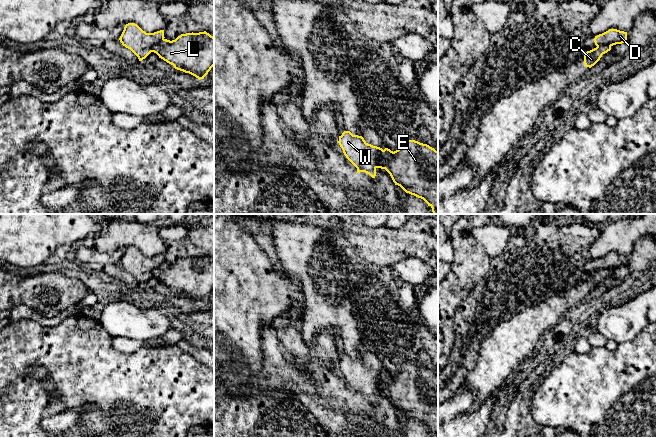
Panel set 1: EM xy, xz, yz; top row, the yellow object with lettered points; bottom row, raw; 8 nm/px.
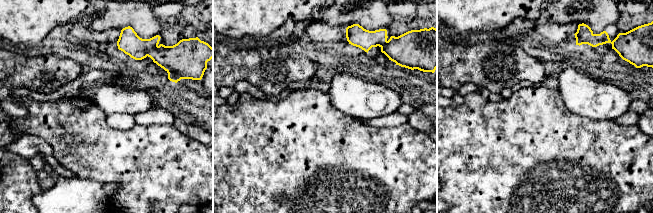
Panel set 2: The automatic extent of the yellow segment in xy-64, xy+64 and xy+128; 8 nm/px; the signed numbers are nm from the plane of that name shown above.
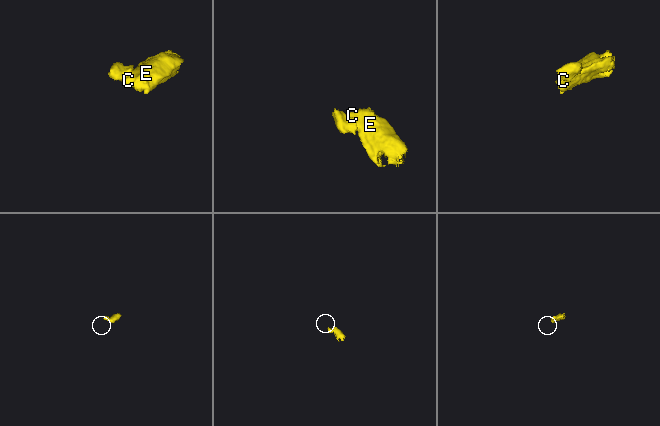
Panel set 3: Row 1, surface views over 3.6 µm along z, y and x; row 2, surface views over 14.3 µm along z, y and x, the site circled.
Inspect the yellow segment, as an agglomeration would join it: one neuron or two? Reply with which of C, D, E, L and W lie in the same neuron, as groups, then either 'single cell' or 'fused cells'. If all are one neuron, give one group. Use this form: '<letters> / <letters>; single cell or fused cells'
C E L / D W; fused cells

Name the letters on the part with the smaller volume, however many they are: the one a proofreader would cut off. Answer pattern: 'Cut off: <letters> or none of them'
Cut off: D, W

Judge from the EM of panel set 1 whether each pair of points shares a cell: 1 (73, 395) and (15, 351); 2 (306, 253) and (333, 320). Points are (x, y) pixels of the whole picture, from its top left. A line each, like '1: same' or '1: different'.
1: same
2: same

